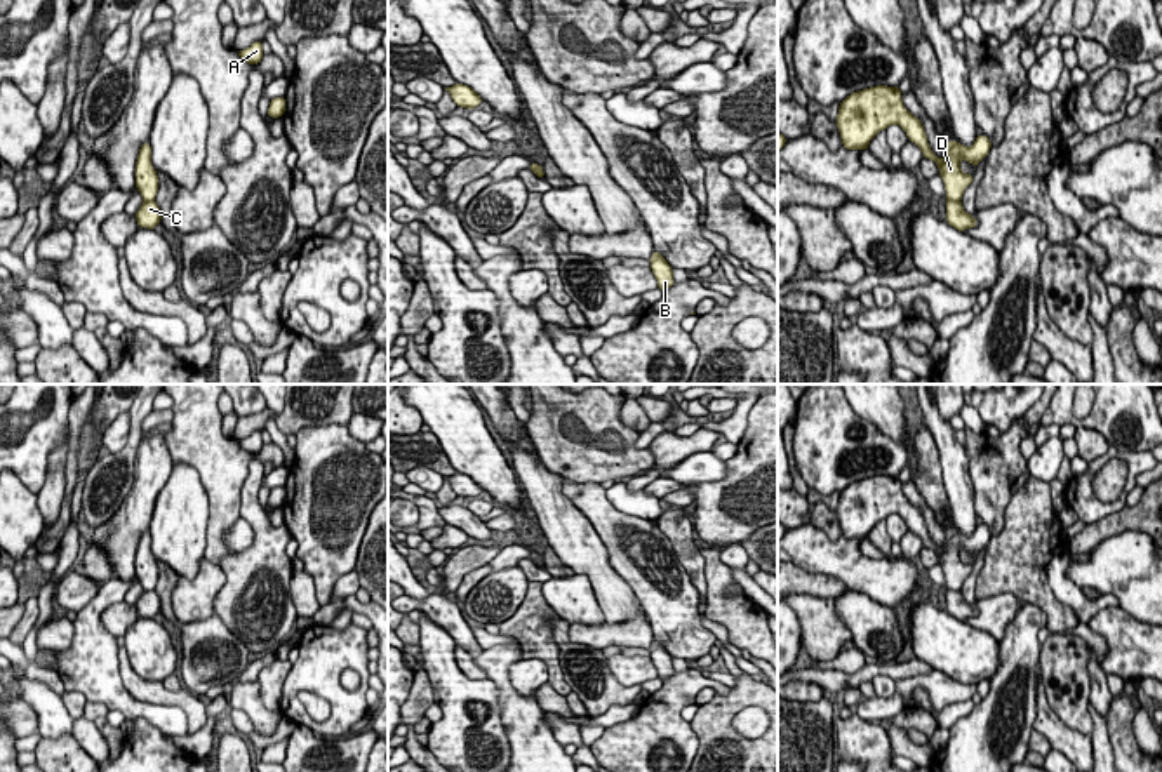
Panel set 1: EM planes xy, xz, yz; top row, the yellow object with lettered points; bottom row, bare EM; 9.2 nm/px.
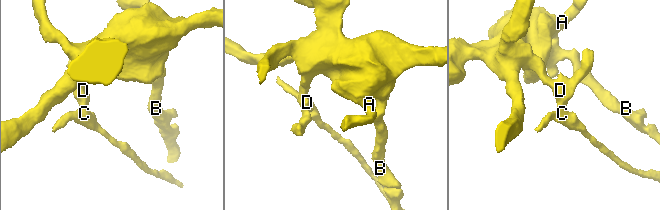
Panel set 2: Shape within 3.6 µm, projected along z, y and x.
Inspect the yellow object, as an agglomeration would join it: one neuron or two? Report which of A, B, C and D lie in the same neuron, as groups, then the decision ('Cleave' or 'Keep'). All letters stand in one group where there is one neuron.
Groups: A B D / C. Cleave

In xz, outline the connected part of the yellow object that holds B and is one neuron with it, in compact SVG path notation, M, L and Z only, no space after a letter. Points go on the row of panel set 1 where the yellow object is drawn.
M652 252L649 268L652 270L658 280L658 289L661 289L663 292L668 290L675 283L673 273L671 273L673 268L666 263L663 254Z

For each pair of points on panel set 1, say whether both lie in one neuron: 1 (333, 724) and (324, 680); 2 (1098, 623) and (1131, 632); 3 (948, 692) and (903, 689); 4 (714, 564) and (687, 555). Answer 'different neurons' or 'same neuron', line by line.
1: same neuron
2: same neuron
3: same neuron
4: different neurons

